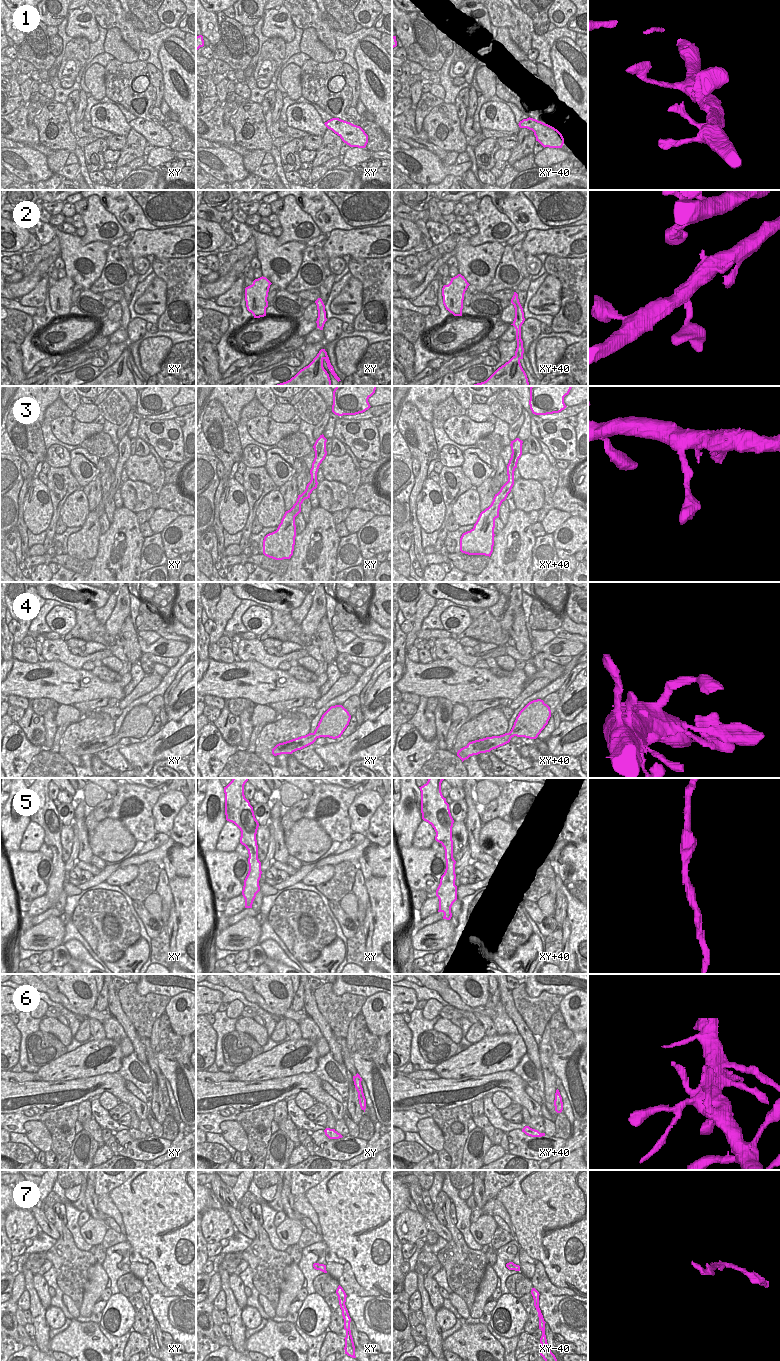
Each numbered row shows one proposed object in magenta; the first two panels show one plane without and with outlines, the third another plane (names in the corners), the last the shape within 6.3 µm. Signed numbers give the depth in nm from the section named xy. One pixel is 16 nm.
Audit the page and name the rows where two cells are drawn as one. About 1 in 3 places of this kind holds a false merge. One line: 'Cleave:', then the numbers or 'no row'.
Cleave: 2

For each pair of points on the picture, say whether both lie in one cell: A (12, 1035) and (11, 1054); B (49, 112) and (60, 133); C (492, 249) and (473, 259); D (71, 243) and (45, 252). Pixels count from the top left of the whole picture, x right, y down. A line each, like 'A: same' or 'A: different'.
A: same
B: same
C: same
D: different

